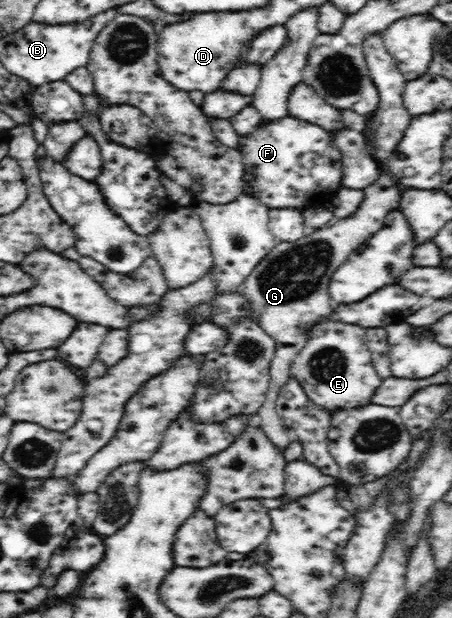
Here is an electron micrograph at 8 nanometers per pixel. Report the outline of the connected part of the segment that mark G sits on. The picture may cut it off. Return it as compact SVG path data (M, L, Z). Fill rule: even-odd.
M384 172L378 182L362 191L366 196L364 204L360 204L360 208L356 208L352 216L344 219L335 218L331 224L305 234L296 242L278 241L238 288L238 292L251 304L250 318L258 321L260 327L276 341L276 352L270 364L269 389L266 400L258 410L258 416L262 420L259 425L262 431L282 452L294 437L276 412L276 398L280 388L290 380L291 362L304 348L308 332L316 324L330 320L335 314L334 308L338 304L332 300L328 291L332 274L346 262L352 251L358 249L360 244L366 243L383 227L382 222L386 214L400 206L400 190L388 172Z

